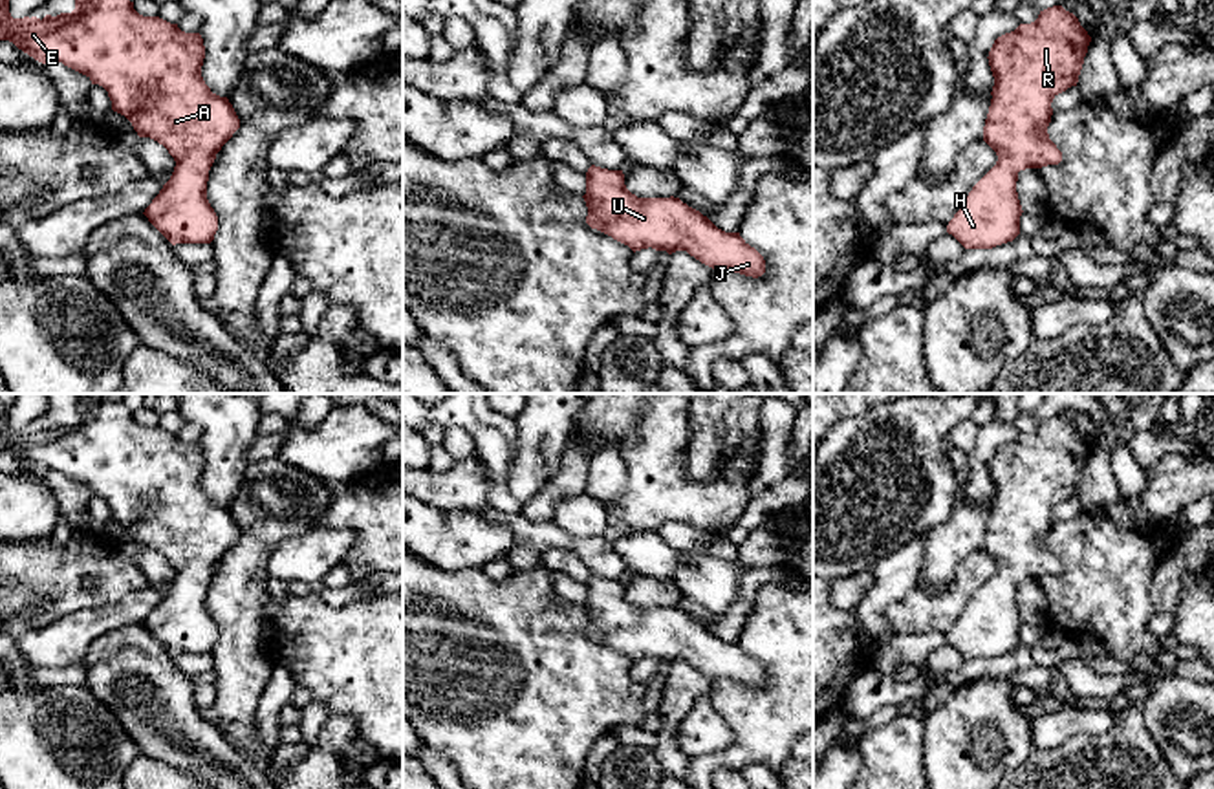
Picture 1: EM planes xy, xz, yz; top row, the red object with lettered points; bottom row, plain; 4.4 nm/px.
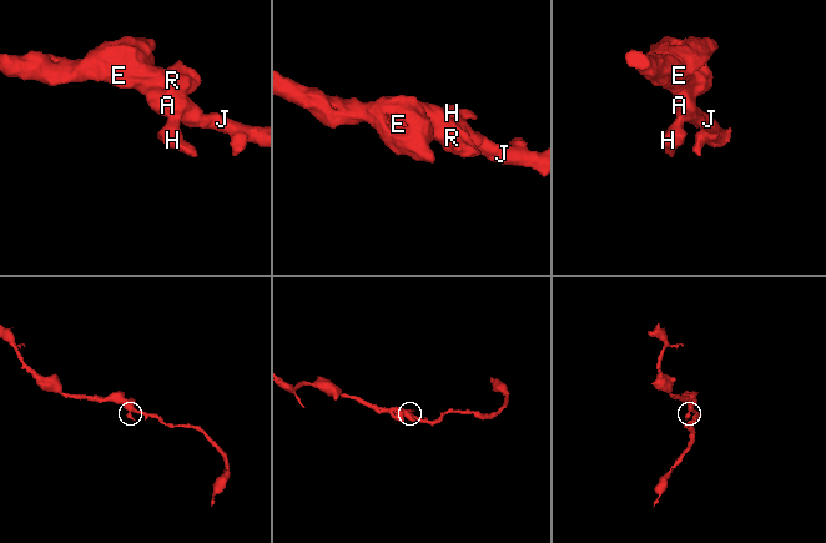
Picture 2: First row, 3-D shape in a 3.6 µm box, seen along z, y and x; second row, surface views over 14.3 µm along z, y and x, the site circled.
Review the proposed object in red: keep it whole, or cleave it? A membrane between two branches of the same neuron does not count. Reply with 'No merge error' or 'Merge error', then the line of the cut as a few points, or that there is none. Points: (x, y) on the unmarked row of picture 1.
No merge error. No split

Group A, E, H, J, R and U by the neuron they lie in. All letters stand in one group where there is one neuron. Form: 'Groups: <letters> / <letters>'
Groups: A E H J R U

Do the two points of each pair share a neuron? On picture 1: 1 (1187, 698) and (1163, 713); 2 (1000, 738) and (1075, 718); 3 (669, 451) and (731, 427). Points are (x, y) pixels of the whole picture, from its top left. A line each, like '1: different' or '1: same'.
1: same
2: different
3: different

